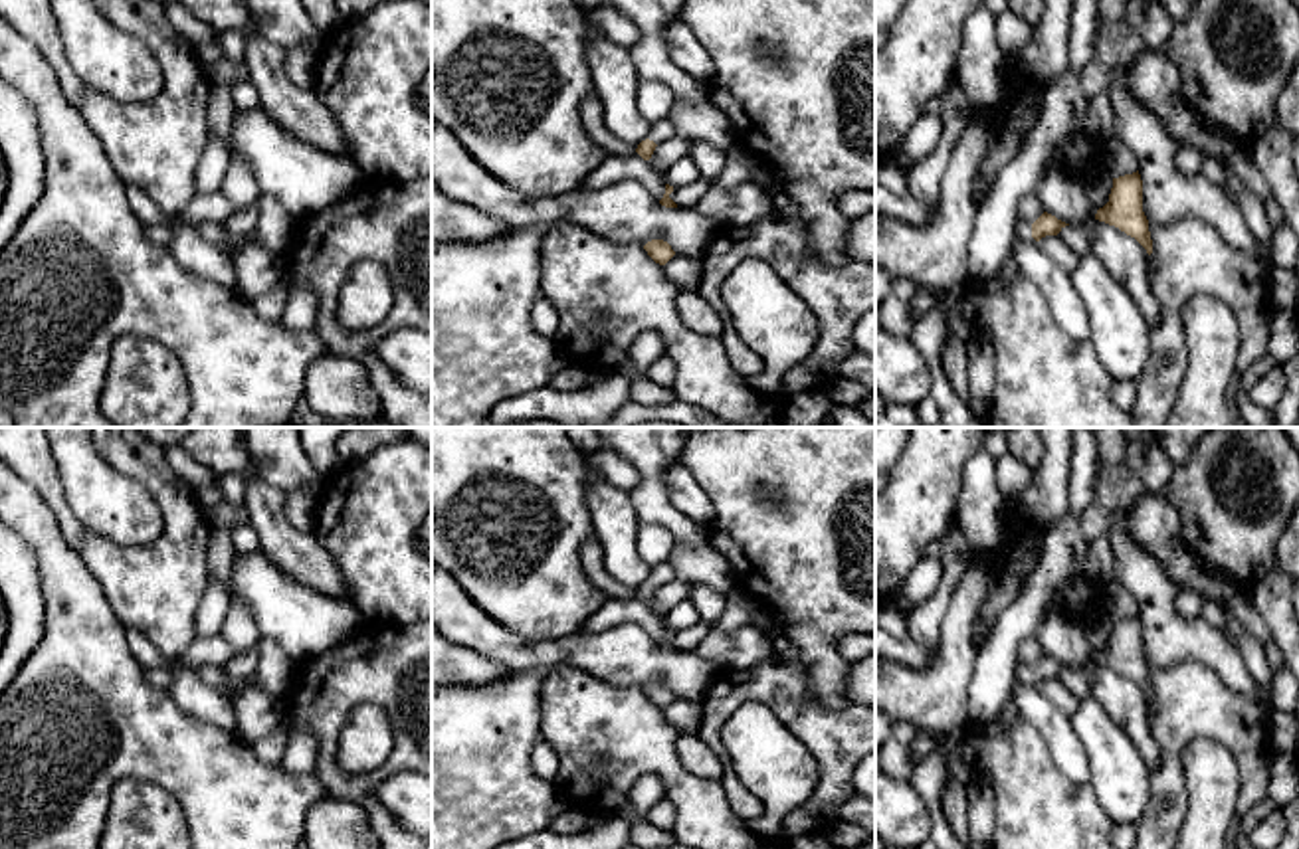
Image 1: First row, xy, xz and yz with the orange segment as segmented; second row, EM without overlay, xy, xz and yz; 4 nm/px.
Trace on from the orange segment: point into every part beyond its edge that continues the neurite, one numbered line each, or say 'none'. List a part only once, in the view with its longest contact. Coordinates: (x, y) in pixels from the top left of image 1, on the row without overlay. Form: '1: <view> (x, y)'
1: yz (1022, 673)

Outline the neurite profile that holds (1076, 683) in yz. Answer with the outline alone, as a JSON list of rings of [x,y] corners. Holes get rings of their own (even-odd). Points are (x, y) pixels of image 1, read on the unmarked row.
[[[1065,669],[1065,671],[1061,671],[1061,675],[1057,679],[1061,681],[1061,685],[1071,695],[1075,695],[1079,699],[1089,697],[1089,683],[1087,683],[1087,679],[1081,673],[1077,673],[1073,669]]]

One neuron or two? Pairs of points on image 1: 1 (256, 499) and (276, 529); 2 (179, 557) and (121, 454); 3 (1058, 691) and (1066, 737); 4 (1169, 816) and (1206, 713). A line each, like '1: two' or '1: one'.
1: one
2: one
3: two
4: one

